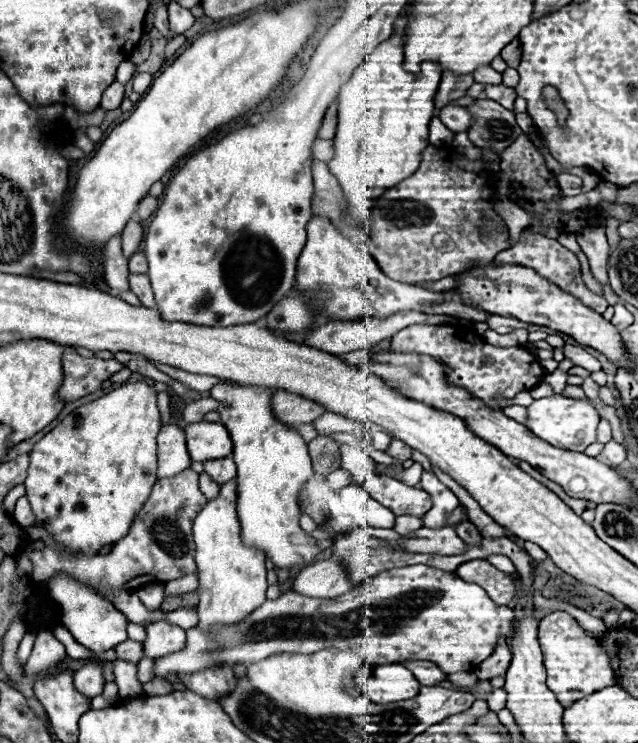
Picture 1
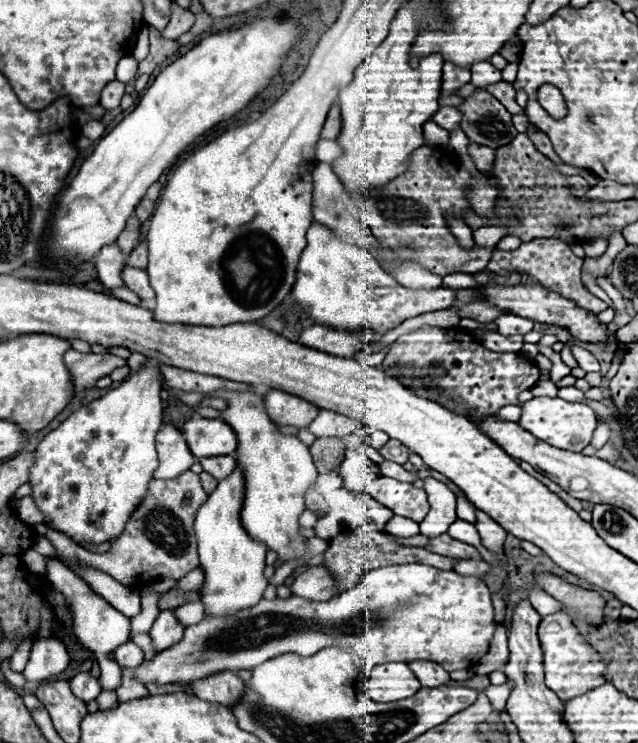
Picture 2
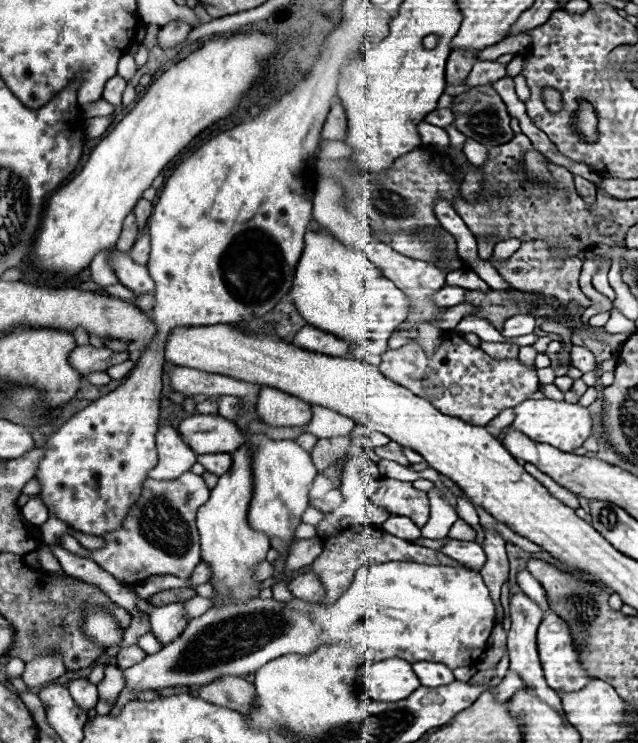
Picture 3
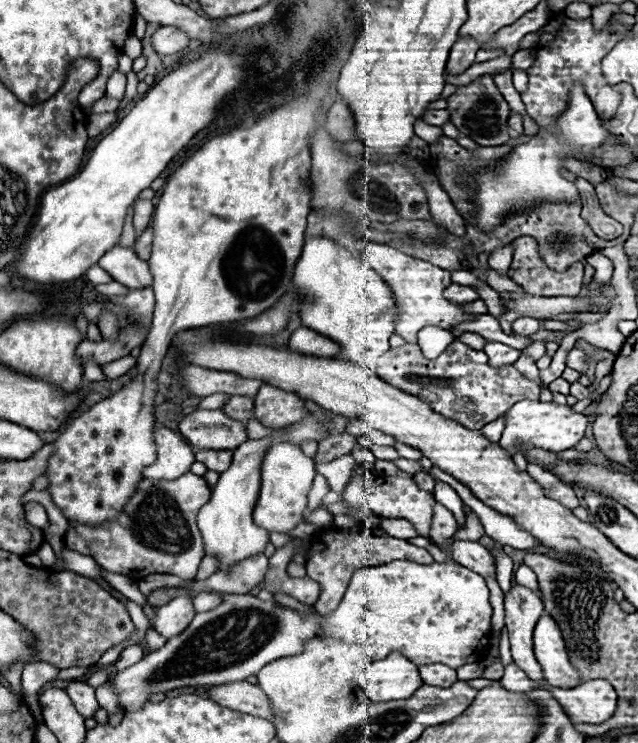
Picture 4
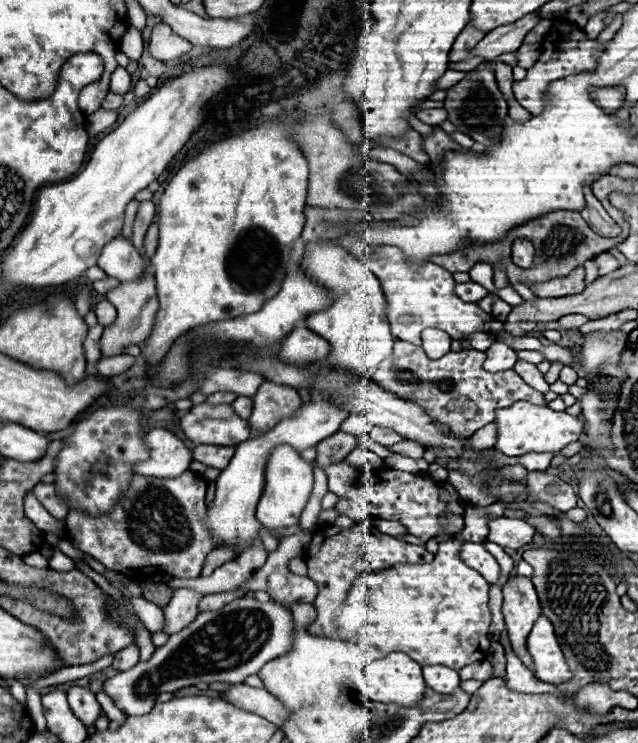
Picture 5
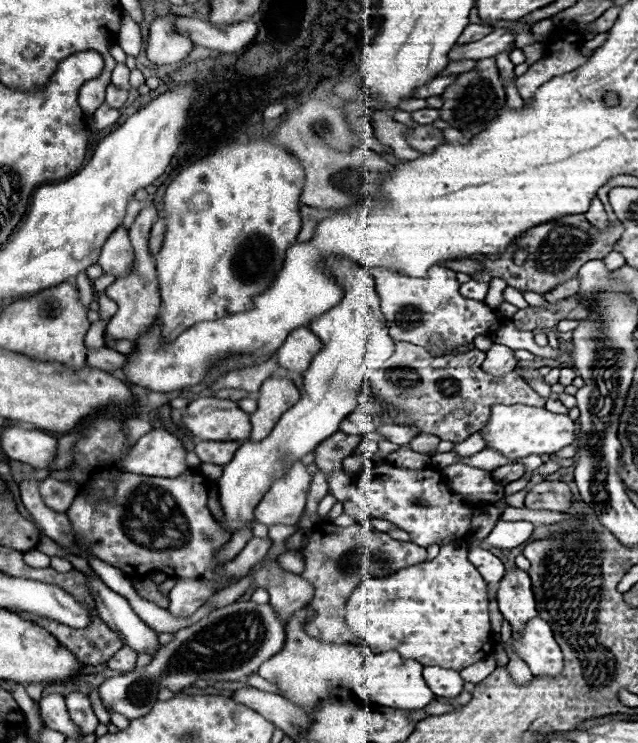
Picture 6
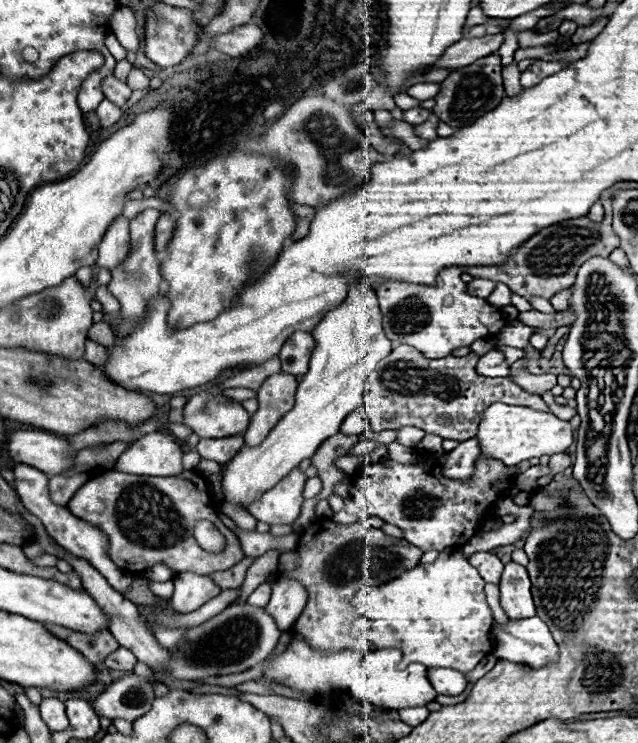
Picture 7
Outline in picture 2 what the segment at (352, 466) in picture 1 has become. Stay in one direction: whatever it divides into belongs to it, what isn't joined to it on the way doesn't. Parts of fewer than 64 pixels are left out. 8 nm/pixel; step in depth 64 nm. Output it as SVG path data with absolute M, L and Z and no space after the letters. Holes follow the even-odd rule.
M346 448L344 454L344 462L340 464L340 474L344 474L344 486L348 490L362 490L364 486L368 486L368 482L372 482L372 478L380 476L378 466L364 454L352 448Z

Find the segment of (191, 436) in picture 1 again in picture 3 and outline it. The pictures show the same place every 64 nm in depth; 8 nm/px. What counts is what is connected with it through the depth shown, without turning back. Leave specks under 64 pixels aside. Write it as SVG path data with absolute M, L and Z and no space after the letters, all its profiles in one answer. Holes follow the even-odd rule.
M190 416L180 422L182 440L196 454L218 454L236 452L244 444L242 432L230 420L222 416Z

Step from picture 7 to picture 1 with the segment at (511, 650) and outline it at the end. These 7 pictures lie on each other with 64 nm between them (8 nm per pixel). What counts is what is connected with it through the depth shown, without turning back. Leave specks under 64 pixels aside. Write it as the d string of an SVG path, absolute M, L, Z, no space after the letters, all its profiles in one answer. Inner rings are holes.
M552 612L538 624L538 642L544 656L544 668L548 674L548 686L558 696L562 706L572 706L576 698L584 698L604 686L616 684L616 674L610 664L610 656L600 646L600 640L584 630L570 614Z

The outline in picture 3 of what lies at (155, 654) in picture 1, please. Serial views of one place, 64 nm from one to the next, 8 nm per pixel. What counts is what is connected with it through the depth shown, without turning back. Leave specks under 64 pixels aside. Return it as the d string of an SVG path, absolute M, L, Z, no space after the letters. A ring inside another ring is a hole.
M140 598L136 604L138 610L150 614L152 634L156 634L156 638L162 646L172 642L172 638L178 638L184 632L184 626L188 624L188 620L184 616L184 602L154 607Z

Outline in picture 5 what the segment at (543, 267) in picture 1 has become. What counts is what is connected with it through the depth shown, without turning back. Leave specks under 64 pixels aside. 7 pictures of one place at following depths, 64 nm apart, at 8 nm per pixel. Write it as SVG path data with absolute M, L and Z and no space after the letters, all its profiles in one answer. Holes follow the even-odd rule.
M518 238L512 244L512 262L516 266L520 266L520 268L532 266L532 262L534 262L534 246L532 246L532 242L528 242L524 238ZM584 266L572 270L572 274L564 278L552 278L552 282L544 282L540 286L528 286L538 298L560 298L570 294L580 294L584 290Z

